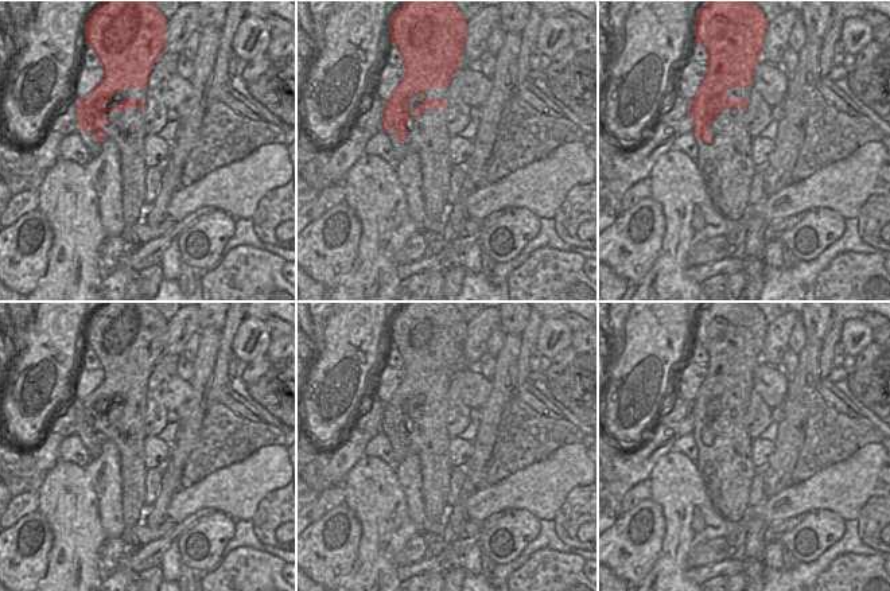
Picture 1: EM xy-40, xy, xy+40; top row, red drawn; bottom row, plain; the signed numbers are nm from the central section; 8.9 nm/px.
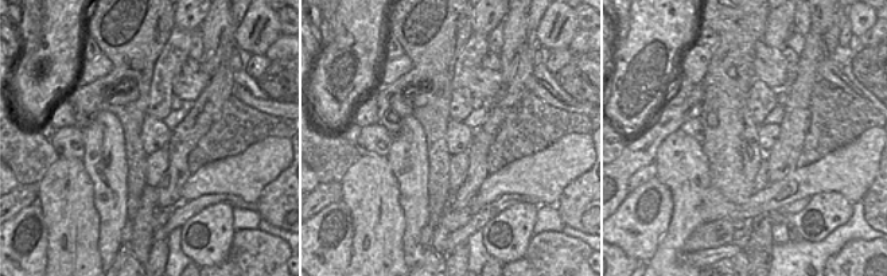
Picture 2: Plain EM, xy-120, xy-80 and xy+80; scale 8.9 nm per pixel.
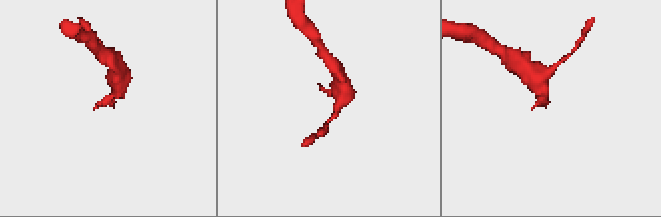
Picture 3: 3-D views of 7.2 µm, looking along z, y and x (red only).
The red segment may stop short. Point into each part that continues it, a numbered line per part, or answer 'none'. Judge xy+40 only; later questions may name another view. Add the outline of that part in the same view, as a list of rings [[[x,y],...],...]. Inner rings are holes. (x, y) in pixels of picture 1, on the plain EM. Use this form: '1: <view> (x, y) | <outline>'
1: xy+40 (726, 465) | [[[737,408],[734,412],[718,413],[716,417],[719,420],[708,429],[712,439],[710,446],[699,443],[692,431],[697,447],[695,463],[704,477],[710,501],[716,512],[728,521],[739,521],[750,509],[751,482],[758,471],[751,462],[753,439],[746,429],[746,411]]]

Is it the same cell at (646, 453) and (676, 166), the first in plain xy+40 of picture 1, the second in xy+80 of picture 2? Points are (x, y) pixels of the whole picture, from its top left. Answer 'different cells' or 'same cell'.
different cells

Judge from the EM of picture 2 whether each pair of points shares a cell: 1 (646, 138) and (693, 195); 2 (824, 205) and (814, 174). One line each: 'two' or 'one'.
1: two
2: two

